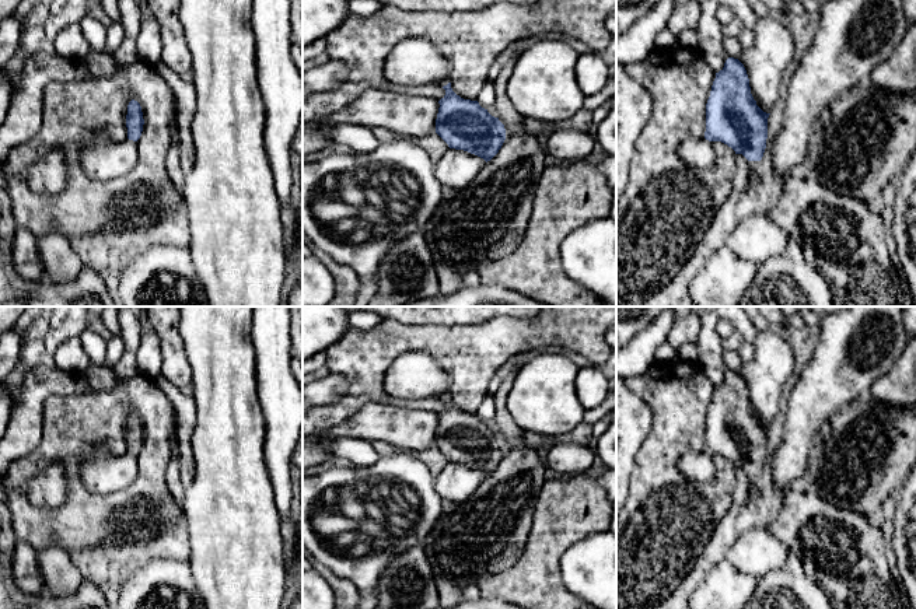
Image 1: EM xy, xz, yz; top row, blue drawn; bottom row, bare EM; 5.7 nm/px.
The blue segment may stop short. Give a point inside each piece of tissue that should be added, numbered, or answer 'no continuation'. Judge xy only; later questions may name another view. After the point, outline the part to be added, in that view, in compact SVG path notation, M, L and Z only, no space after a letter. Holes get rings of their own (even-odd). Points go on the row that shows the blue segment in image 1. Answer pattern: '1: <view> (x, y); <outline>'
1: xy (101, 158); M102 130L88 133L80 150L84 172L97 181L109 181L127 174L139 161L136 141L113 141Z

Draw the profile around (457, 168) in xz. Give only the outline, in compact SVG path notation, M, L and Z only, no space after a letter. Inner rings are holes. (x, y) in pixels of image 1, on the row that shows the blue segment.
M450 148L434 162L434 172L443 188L462 189L478 176L486 161L464 150Z

